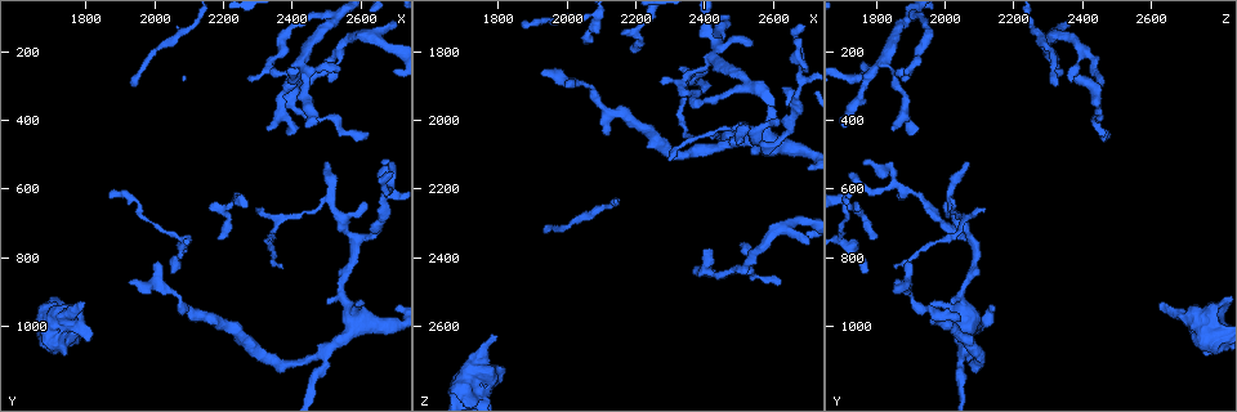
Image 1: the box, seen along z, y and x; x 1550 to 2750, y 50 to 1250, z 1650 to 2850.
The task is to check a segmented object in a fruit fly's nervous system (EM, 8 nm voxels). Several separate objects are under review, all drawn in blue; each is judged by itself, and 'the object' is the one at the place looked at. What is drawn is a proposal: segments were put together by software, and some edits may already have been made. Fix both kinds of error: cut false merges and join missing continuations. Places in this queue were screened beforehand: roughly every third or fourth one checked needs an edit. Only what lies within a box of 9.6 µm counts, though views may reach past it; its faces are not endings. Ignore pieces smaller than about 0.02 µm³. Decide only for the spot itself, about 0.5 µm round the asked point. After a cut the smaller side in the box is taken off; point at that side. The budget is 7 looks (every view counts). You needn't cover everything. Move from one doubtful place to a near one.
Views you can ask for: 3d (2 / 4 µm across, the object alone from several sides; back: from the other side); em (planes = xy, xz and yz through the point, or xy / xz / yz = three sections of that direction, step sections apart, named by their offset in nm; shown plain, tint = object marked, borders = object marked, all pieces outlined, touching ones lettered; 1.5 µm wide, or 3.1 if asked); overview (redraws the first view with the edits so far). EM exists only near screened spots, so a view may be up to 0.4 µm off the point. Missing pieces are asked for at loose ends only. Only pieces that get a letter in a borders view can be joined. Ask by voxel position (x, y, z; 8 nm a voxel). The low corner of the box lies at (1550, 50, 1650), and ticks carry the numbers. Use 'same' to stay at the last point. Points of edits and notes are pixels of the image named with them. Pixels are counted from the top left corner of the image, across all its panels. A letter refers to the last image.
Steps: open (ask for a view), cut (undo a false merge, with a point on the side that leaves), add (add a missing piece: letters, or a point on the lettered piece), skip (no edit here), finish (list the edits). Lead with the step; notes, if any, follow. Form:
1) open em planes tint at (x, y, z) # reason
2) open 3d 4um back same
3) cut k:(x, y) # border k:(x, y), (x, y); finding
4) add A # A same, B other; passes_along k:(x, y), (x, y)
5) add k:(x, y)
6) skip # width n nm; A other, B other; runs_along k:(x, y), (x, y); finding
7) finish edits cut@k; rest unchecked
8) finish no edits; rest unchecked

open em xy step 8 borders at (2490, 1080, 2060) # a fork

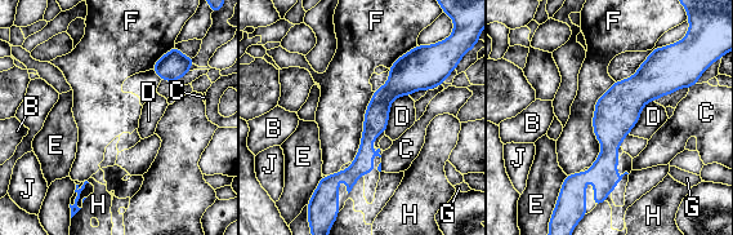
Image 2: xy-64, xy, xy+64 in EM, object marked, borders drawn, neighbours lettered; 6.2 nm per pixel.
open em planes borders same # cut it another way

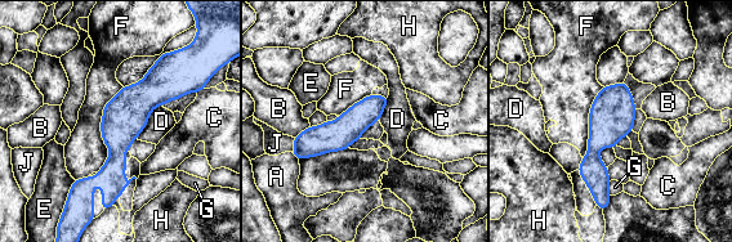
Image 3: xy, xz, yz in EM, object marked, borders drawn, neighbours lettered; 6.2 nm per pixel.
skip # A other, B other, C other, D other, E other, F other, G other, H other, J other; runs_along 3:(159, 65), (108, 200); all the same neuron

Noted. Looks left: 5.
open 3d 2um at (1870, 620, 1730) # branch stops here

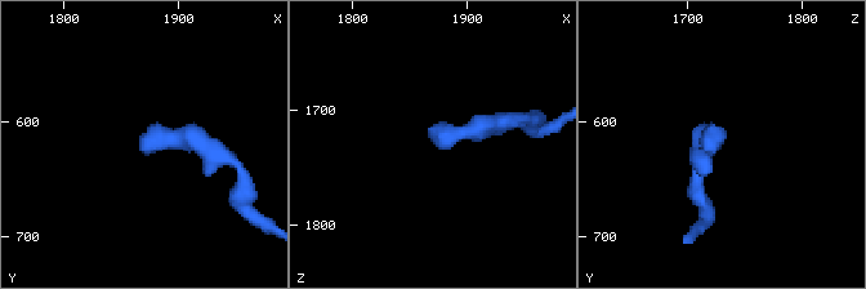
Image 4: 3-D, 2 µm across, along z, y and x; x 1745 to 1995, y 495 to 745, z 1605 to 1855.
open em xy step 4 tint at (1872, 624, 1722)

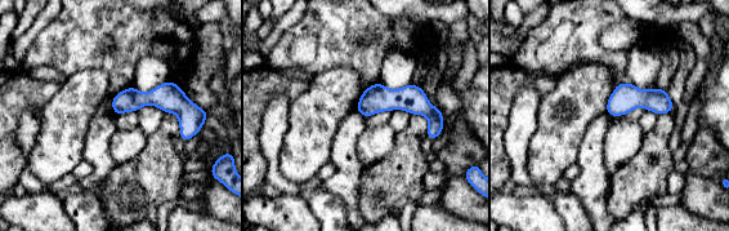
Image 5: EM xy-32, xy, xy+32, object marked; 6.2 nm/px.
open em planes borders same # cut it another way

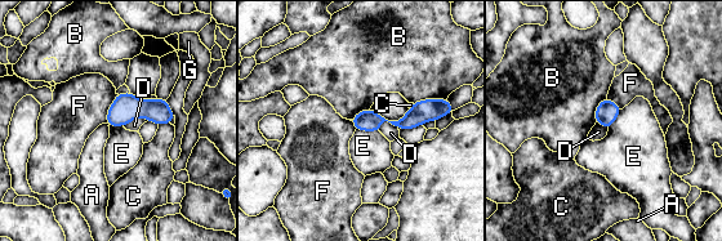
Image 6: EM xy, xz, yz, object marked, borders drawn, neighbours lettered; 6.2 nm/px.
skip # longest_contact B 220 nm; A other, B other, C other, D other, E other, F other, G other; border 6:(356, 128), (378, 132); no lettered piece goes on from it

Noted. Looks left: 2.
open em 3.1um yz step 16 tint at (2400, 320, 2440) # abrupt turn

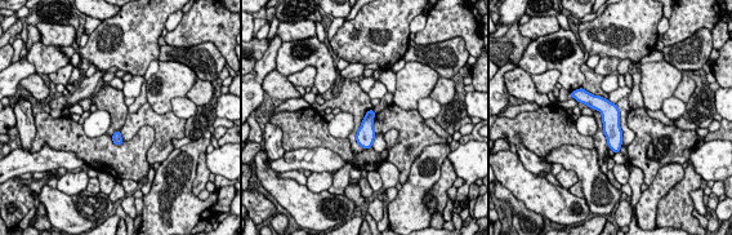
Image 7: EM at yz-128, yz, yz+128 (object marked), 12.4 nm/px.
open em 3.1um yz step 16 borders same # see the neighbours

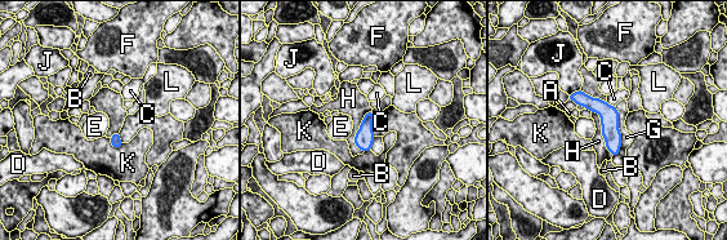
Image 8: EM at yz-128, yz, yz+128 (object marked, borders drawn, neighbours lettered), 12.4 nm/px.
skip # longest_contact G 650 nm; A other, B other, C other, D other, E other, F other, G other, H other, J other, K other, L other; runs_along 8:(583, 101), (609, 118), (614, 151); continuous, no second neuron

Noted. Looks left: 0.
finish no edits; rest unchecked

